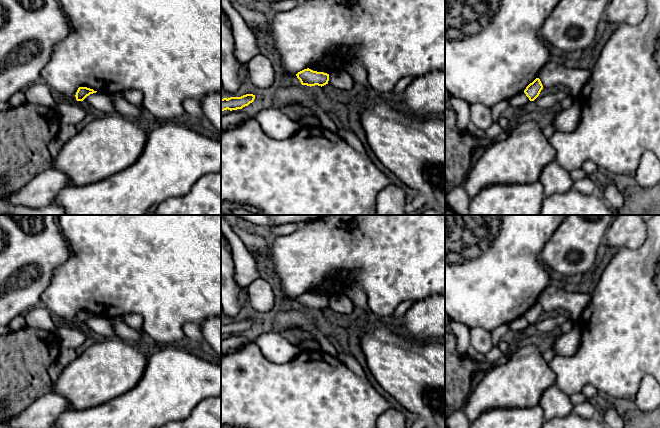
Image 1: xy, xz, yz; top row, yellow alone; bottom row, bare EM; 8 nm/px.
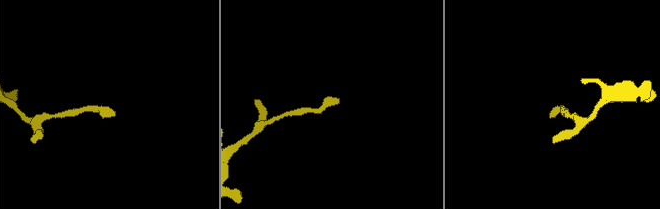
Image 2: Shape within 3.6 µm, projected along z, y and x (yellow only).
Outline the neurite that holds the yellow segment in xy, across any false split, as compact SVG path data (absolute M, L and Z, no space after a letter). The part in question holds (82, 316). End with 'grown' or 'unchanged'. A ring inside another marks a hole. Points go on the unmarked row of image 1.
M79 311L75 321L77 325L83 325L87 320L96 316L97 315L94 315L93 313L87 311Z; unchanged

